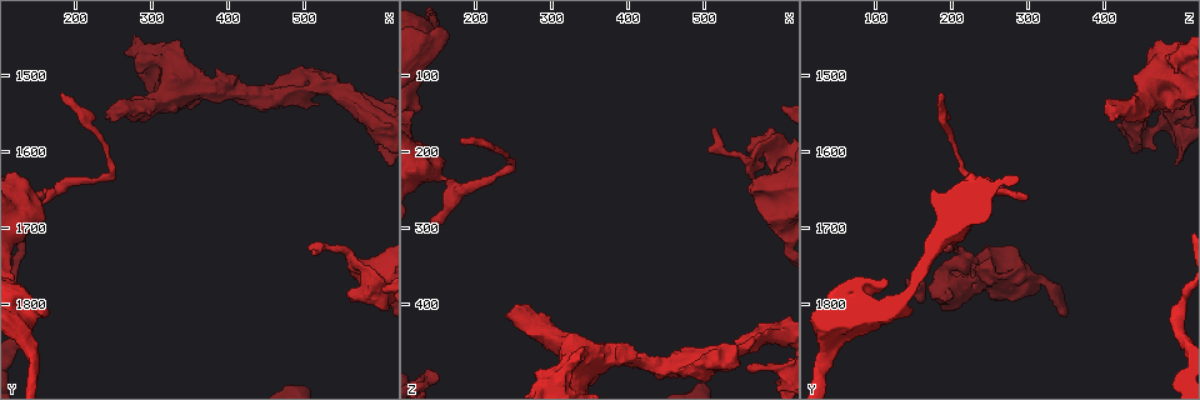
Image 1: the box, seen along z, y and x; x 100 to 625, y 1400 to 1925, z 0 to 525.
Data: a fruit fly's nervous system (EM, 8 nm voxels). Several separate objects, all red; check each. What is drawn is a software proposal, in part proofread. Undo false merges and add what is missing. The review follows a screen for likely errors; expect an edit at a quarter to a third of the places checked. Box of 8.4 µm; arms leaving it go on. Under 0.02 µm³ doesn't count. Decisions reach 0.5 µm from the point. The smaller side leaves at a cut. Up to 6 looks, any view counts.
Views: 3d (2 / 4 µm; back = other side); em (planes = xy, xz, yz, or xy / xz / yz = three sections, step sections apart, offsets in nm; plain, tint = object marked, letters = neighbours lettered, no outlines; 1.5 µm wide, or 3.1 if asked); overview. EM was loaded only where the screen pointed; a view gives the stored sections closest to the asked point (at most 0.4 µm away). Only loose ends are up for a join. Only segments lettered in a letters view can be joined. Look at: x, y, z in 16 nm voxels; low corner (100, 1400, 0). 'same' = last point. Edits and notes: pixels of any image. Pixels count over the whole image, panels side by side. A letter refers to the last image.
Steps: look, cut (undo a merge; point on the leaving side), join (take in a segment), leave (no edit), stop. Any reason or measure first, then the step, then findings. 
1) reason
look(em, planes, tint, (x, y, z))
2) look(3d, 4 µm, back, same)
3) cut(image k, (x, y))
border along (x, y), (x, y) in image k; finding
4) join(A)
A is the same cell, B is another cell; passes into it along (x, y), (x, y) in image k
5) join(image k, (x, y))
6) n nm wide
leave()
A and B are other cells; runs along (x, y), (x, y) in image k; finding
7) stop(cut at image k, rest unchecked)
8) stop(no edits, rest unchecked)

free end
look(em, planes, letters, (335, 1460, 465))

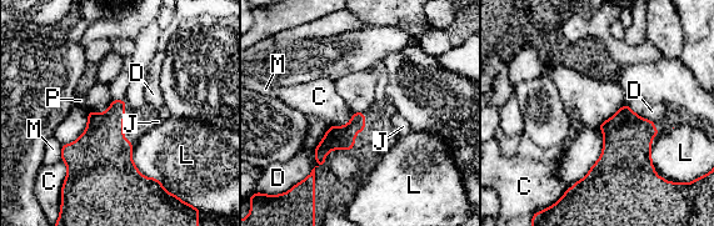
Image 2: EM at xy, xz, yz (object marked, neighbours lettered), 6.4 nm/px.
leave()
C, D, J, L, M and P are other cells; runs along (362, 115), (320, 152), (320, 162) in image 2; no lettered segment goes on from it

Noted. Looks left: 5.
stops while still wide
look(em, planes, letters, (155, 1685, 210))

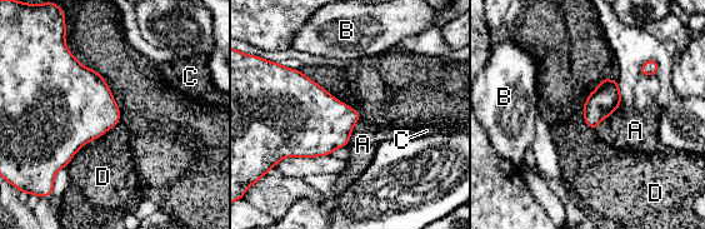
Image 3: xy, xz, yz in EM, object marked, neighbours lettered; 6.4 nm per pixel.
leave()
A, B, C and D are other cells; none of them fits

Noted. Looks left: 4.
an open end
look(em, xz, step 4, tint, (180, 1525, 185))

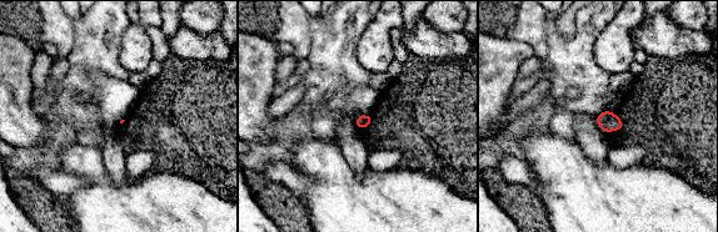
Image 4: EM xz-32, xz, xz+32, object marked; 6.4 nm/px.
look(em, planes, letters, same)

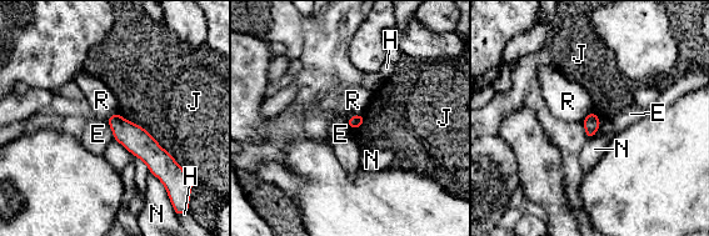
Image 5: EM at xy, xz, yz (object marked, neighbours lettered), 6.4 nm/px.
leave()
E, H, J, N and R are other cells; none of them fits

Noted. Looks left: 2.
stop(no edits, rest unchecked)

